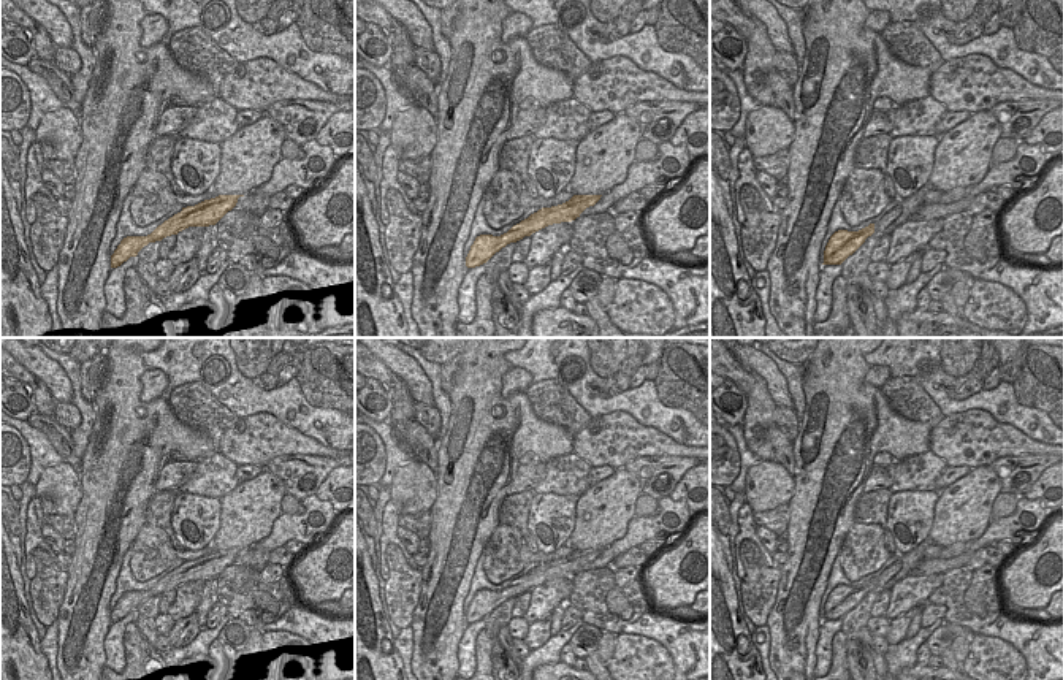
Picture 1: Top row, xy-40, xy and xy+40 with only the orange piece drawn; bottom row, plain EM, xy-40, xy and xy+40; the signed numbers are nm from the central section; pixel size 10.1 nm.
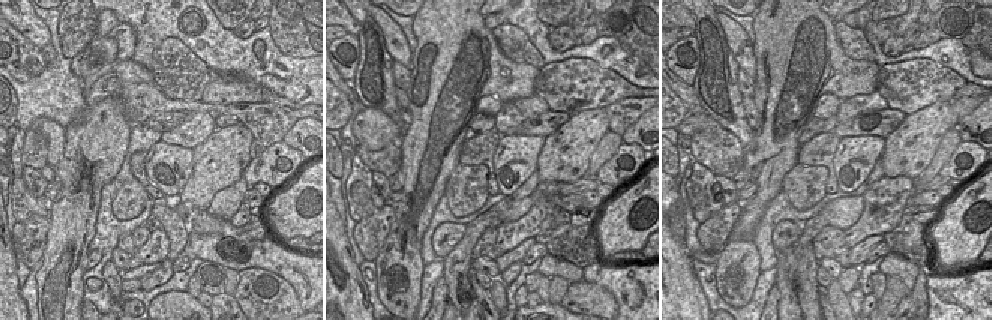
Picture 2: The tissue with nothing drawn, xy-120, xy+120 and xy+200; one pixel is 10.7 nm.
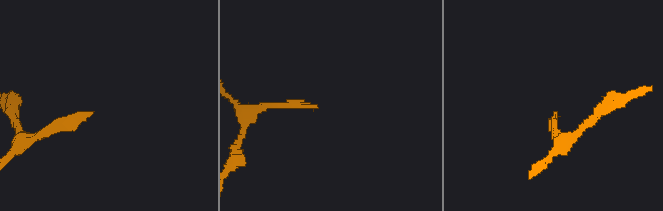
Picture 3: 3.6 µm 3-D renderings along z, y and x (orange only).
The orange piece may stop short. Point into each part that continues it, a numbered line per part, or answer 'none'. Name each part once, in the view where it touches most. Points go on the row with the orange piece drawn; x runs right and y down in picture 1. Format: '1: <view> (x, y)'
none

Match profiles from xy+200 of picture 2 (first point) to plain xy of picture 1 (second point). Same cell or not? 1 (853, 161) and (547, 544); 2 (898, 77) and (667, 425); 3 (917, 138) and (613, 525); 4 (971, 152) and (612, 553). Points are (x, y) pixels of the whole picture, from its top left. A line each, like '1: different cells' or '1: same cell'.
1: same cell
2: different cells
3: same cell
4: same cell

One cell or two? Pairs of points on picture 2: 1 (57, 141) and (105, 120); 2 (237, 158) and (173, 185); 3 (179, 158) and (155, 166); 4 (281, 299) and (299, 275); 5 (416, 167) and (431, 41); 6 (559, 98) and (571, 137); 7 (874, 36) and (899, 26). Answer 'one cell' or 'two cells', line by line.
1: two cells
2: two cells
3: one cell
4: two cells
5: one cell
6: two cells
7: one cell

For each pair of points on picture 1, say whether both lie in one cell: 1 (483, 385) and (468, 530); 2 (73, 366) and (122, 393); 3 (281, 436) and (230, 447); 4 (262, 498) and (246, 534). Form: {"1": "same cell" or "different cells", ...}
{"1": "same cell", "2": "different cells", "3": "same cell", "4": "same cell"}

